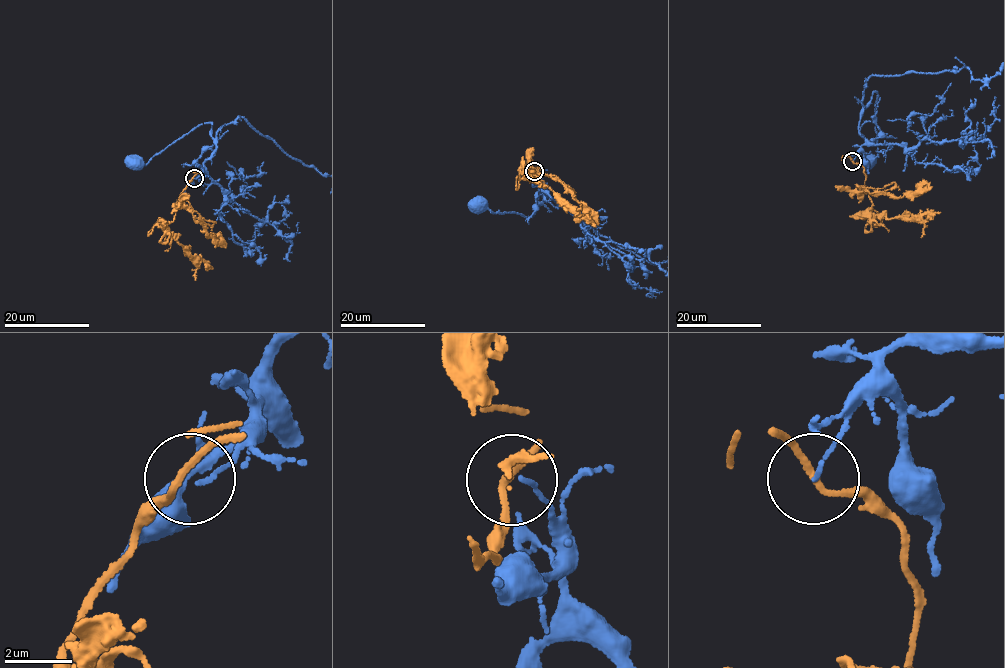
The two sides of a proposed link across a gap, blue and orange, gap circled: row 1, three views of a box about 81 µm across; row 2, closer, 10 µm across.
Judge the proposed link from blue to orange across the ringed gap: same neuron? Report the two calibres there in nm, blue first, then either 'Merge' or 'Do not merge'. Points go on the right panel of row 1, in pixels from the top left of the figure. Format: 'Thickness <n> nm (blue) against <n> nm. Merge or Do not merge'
Thickness 110 nm (blue) against 190 nm. Do not merge

